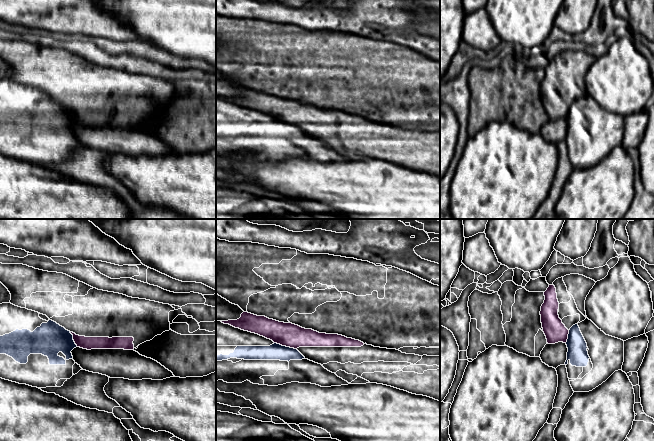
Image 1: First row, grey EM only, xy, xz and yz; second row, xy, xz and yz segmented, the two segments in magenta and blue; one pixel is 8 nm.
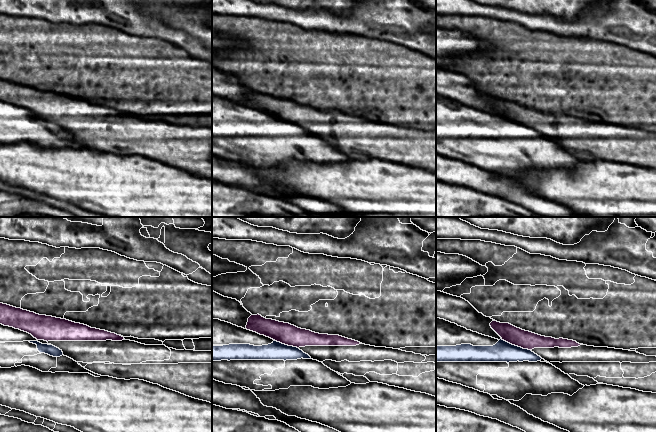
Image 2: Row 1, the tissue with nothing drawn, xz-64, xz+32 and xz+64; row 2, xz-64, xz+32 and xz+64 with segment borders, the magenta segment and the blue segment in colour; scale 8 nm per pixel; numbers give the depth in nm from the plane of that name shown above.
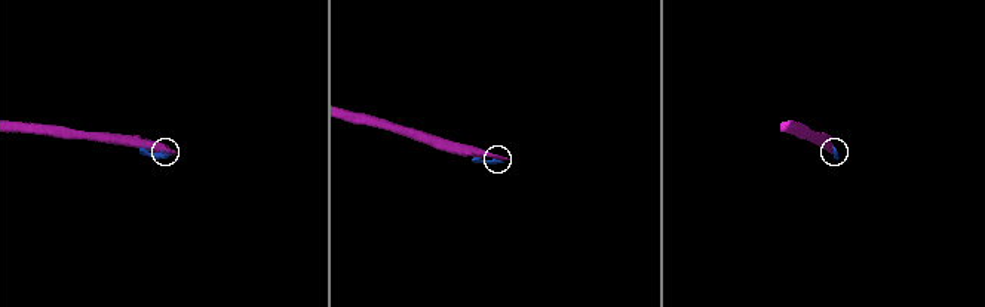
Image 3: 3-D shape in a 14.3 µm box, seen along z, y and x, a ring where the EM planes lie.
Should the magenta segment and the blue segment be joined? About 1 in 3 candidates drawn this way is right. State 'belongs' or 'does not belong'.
does not belong

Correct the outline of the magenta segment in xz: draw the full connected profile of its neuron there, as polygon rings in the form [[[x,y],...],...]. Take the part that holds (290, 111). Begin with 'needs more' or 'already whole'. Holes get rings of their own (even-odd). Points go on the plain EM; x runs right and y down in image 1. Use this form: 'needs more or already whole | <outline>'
already whole | [[[243,88],[237,96],[221,98],[294,125],[299,123],[361,123],[364,121],[359,116],[342,111],[319,109],[292,99],[279,98],[248,88]]]

